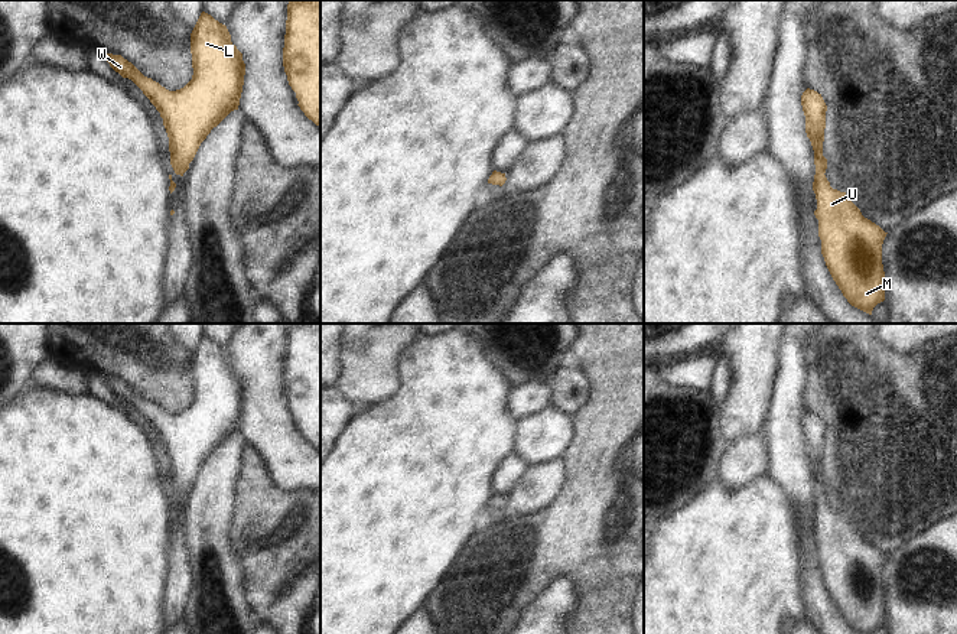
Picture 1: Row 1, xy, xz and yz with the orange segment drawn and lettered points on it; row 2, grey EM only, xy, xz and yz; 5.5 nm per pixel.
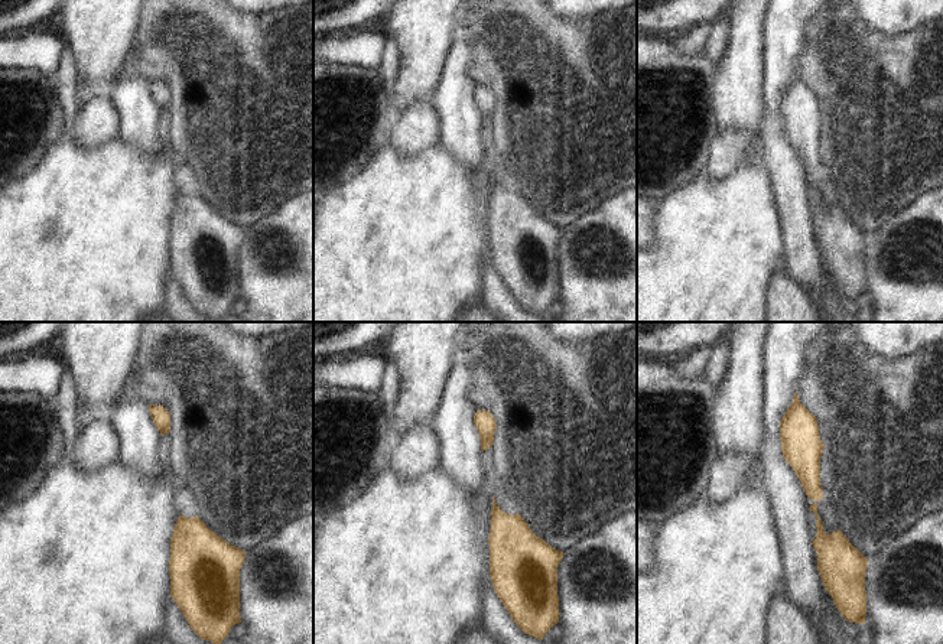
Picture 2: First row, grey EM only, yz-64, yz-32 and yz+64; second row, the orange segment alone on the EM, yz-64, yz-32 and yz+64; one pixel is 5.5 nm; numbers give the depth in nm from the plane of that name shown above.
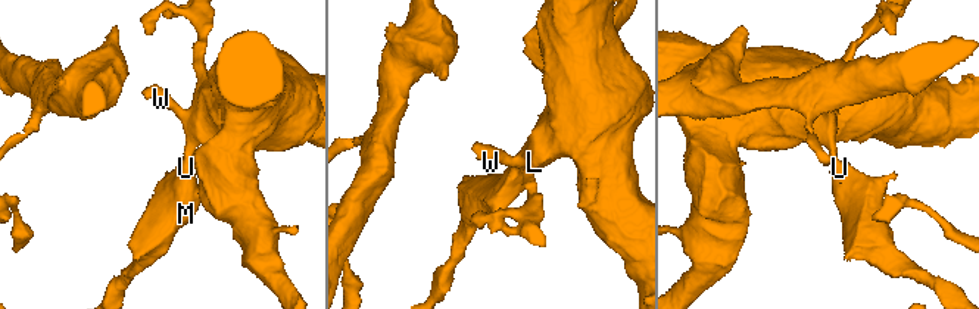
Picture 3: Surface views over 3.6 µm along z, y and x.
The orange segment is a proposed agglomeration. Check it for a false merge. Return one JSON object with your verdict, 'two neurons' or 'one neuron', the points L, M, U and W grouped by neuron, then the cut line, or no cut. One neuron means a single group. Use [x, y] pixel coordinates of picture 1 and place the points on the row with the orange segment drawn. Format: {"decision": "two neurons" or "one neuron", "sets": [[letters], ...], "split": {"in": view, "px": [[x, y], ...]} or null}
{"decision": "one neuron", "sets": [["L", "M", "U", "W"]], "split": null}

